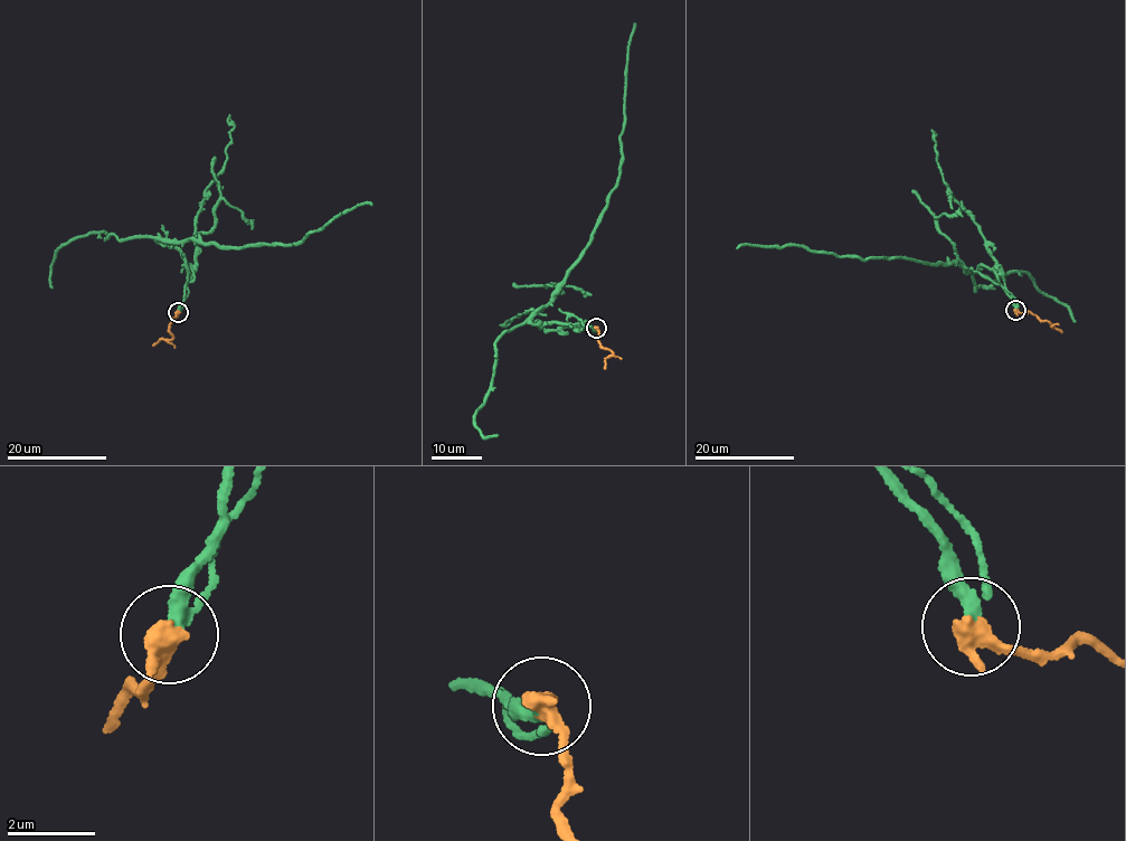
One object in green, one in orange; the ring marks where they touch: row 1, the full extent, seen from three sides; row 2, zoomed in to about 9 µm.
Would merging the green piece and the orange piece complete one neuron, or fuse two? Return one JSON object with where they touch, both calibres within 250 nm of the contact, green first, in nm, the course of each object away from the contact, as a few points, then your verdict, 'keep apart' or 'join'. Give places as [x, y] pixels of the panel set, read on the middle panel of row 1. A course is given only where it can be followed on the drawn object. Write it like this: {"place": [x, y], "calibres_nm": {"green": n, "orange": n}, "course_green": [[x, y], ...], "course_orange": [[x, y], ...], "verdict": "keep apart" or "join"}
{"place": [596, 328], "calibres_nm": {"green": 260, "orange": 480}, "course_green": [[597, 328], [542, 325], [533, 323], [531, 314], [550, 301], [566, 271], [589, 244], [617, 182], [634, 22]], "course_orange": [[597, 328], [599, 346], [613, 352], [605, 359], [604, 368]], "verdict": "join"}

